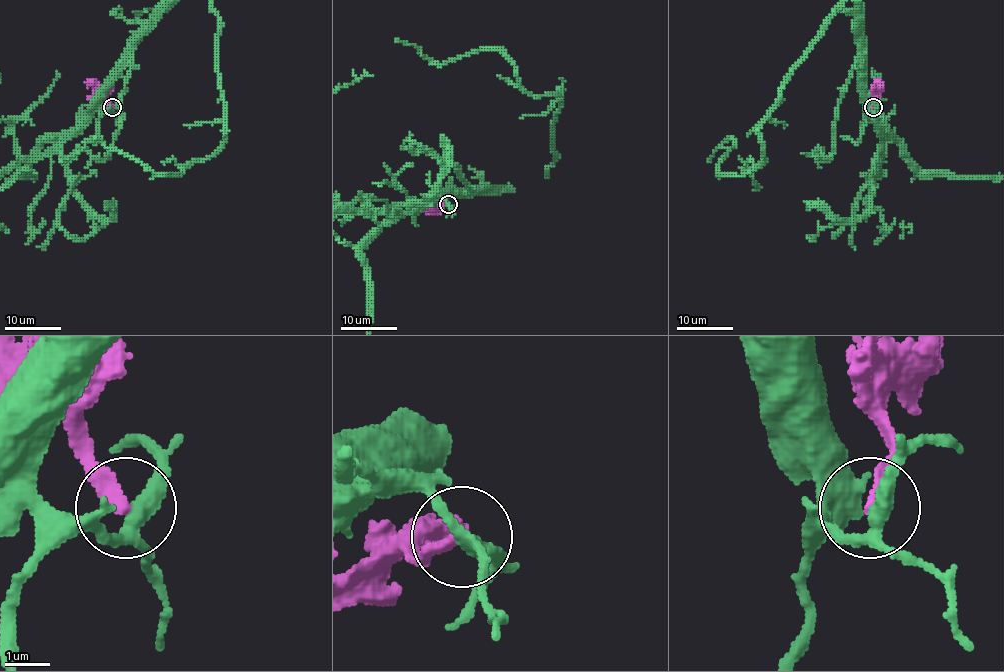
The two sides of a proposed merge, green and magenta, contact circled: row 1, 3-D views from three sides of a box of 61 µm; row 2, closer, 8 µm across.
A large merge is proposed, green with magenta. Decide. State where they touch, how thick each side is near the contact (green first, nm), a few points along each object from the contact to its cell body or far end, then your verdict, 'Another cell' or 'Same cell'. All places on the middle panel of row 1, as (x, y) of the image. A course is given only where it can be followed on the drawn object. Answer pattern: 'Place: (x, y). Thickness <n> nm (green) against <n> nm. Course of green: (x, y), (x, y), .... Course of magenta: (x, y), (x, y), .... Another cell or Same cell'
Place: (448, 204). Thickness 300 nm (green) against 280 nm. Course of magenta: (448, 205), (430, 212), (421, 208). Another cell

